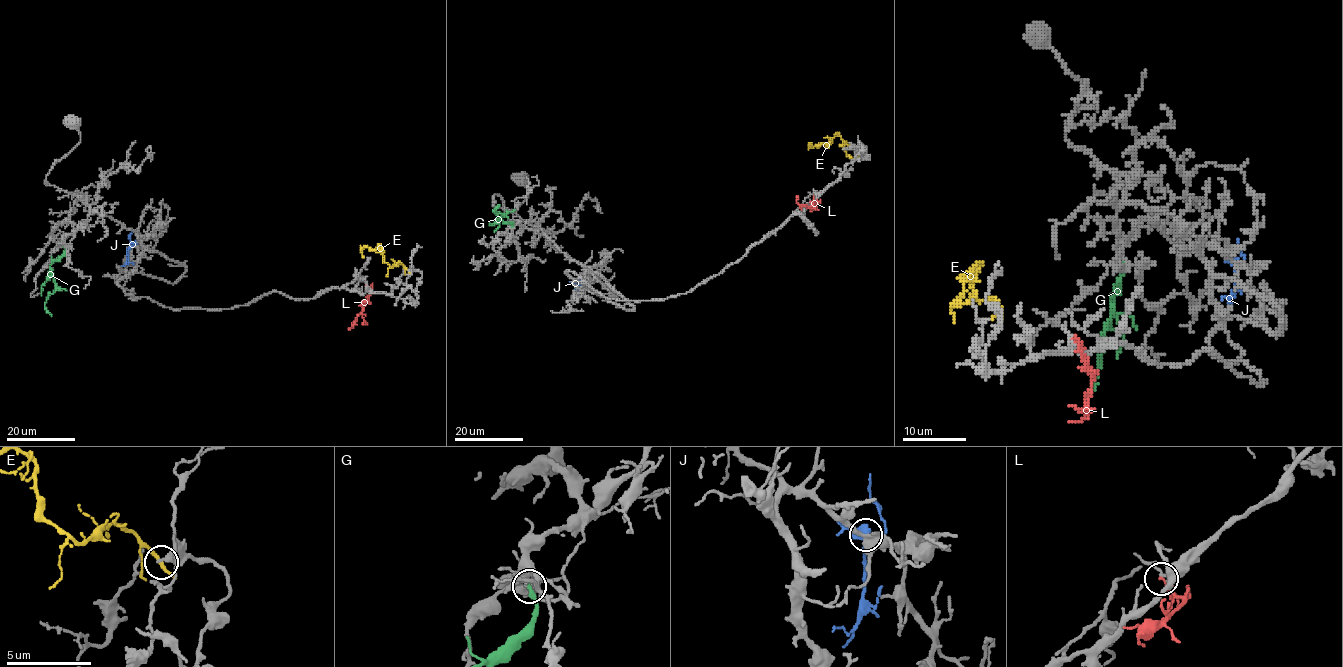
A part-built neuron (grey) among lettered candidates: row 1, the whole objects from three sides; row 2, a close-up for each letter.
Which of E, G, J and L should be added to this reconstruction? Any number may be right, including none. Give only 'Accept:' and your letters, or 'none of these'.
Accept: G

